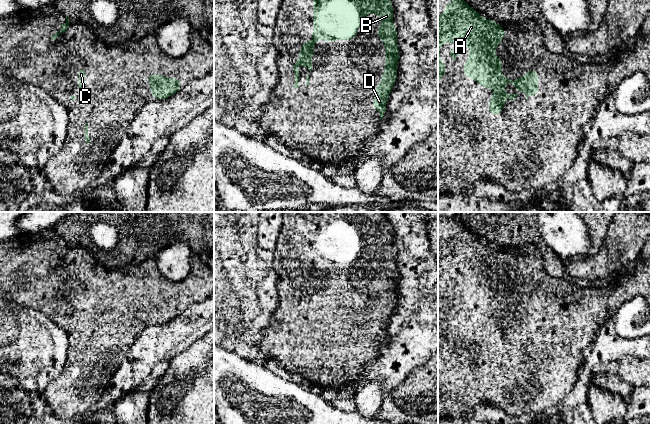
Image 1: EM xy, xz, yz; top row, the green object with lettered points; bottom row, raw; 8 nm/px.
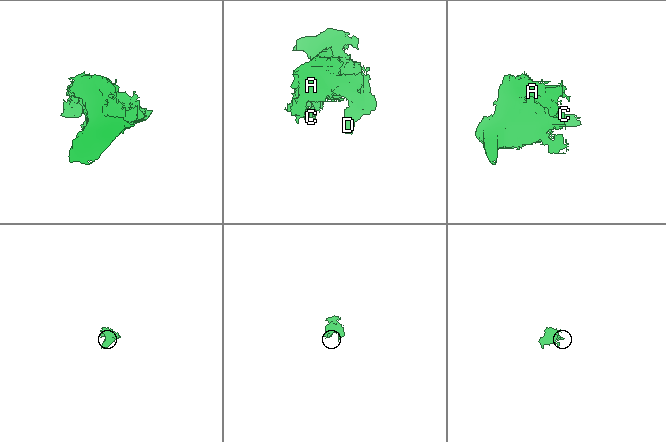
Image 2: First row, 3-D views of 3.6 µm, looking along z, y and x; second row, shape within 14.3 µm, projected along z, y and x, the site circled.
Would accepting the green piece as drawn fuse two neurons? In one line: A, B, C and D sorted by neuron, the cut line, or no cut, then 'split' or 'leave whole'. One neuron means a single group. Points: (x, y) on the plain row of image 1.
A B C D | no cut | leave whole

